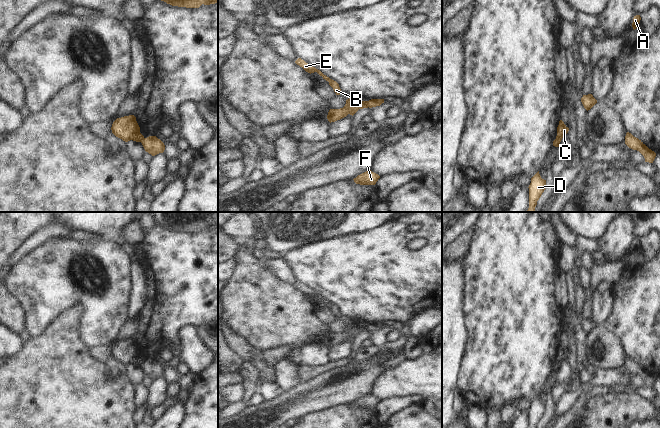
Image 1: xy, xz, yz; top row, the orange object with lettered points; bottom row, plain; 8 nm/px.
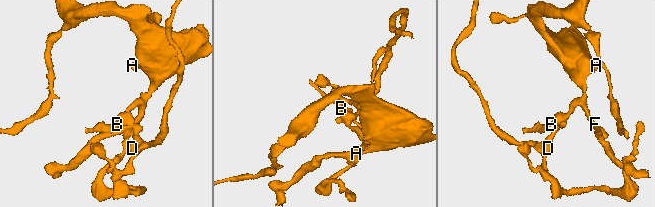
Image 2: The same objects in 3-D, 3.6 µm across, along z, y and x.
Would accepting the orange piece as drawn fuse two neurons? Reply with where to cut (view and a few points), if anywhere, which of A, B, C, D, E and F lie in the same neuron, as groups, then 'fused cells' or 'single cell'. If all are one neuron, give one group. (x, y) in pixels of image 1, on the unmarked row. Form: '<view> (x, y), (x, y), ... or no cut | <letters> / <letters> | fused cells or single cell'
xz (365, 325), (368, 330) | A B C E F / D | fused cells

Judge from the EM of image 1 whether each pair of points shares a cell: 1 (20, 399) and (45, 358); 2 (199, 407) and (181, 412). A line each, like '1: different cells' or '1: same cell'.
1: same cell
2: different cells

